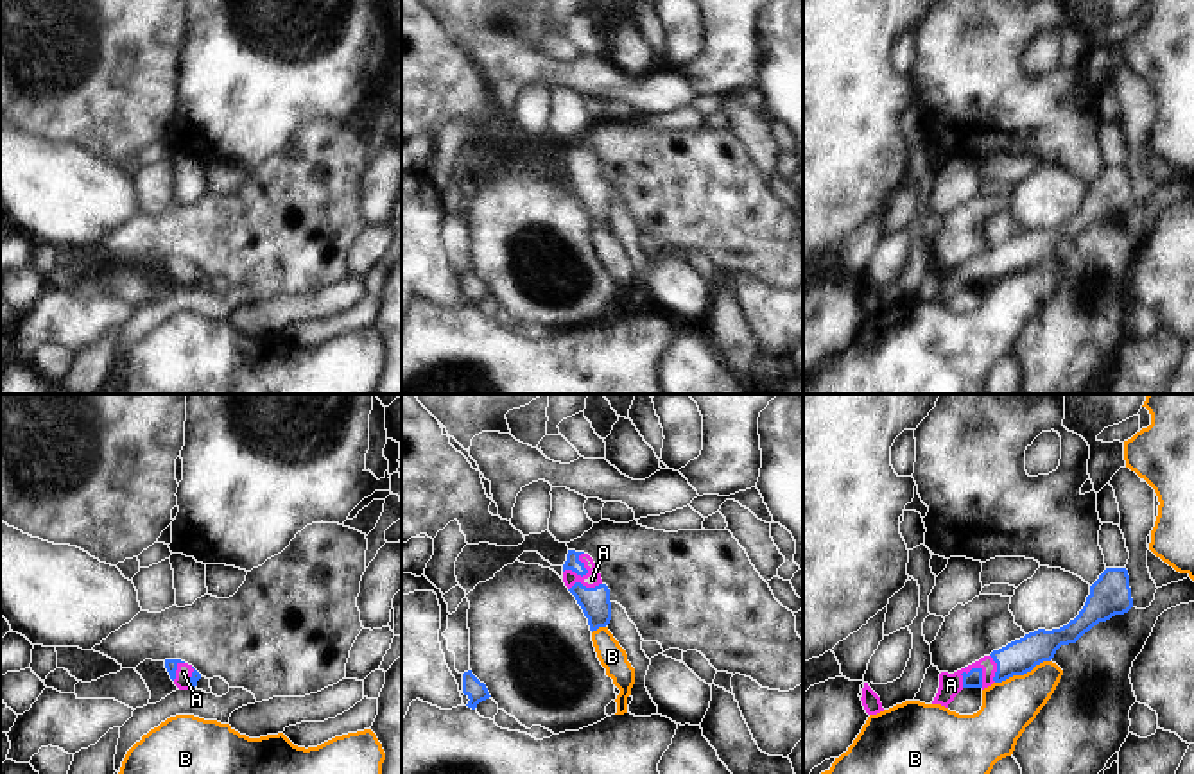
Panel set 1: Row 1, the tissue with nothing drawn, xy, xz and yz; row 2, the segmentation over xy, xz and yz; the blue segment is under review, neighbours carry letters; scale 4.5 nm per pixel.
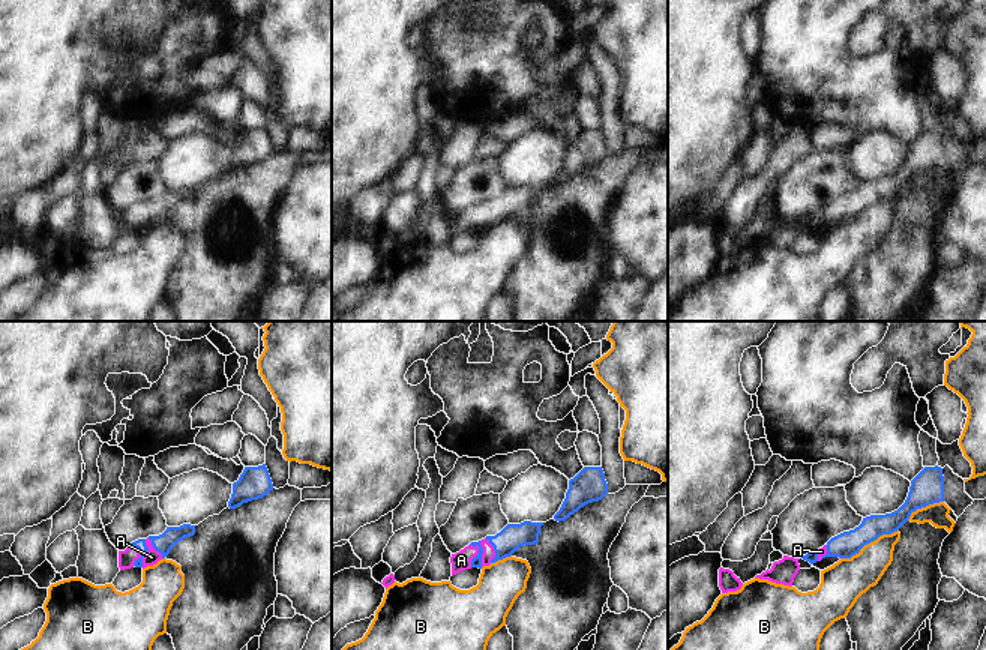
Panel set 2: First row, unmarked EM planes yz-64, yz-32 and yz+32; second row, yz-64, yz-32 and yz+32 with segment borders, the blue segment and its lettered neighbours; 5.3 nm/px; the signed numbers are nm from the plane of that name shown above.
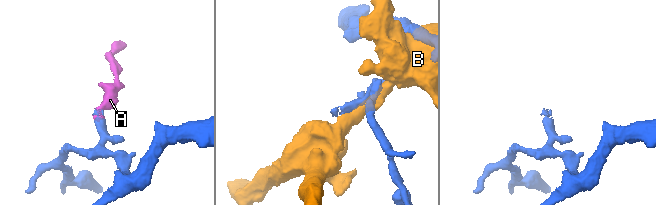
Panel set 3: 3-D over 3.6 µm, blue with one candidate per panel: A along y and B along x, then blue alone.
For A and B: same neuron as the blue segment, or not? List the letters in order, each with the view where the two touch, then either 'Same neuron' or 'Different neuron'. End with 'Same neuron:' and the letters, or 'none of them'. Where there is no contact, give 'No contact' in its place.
A: Touches blue in yz. Same neuron
B: Touches blue in yz. Different neuron
Same neuron: A

